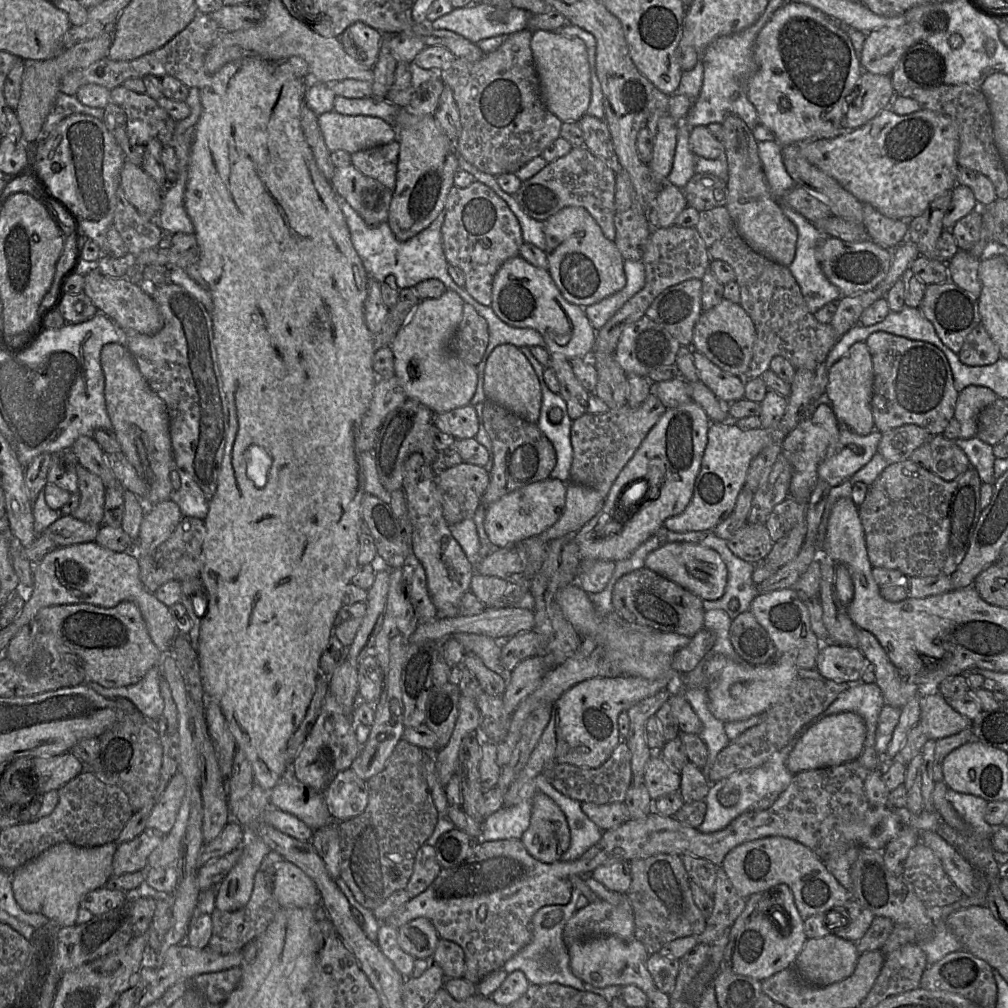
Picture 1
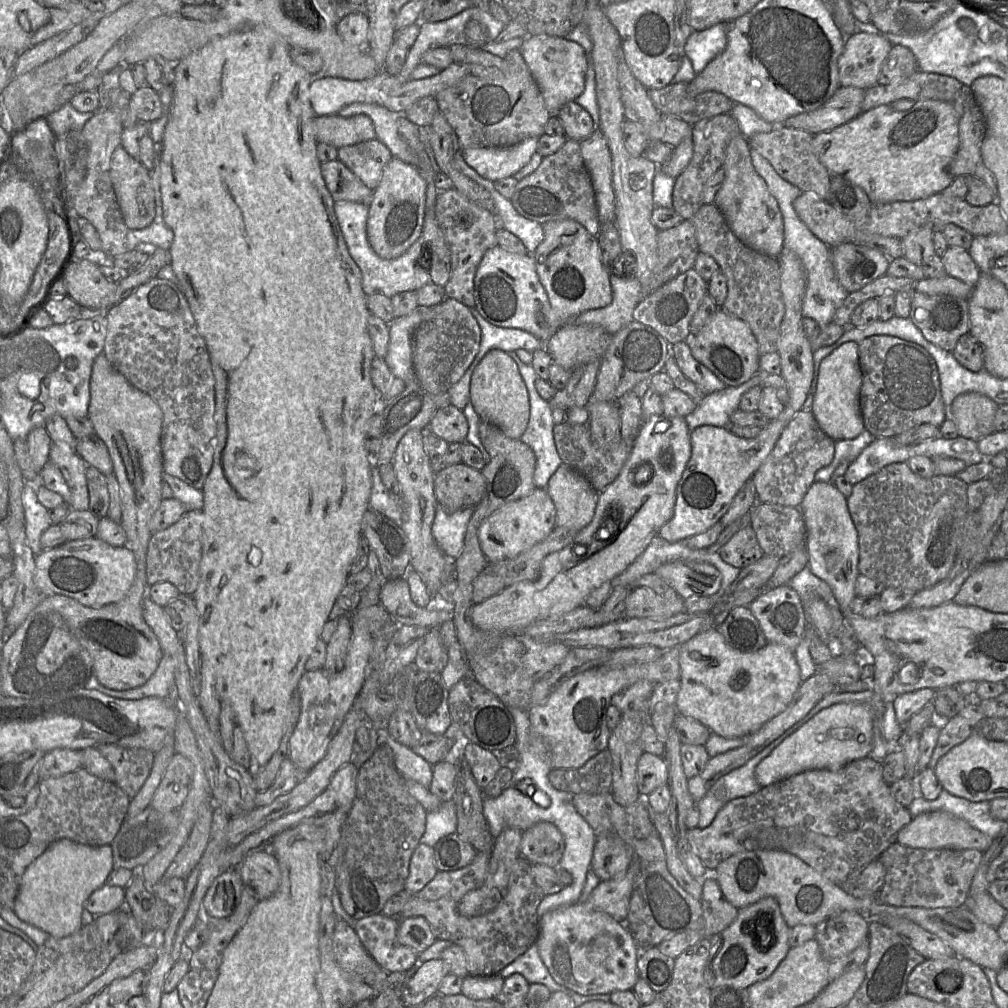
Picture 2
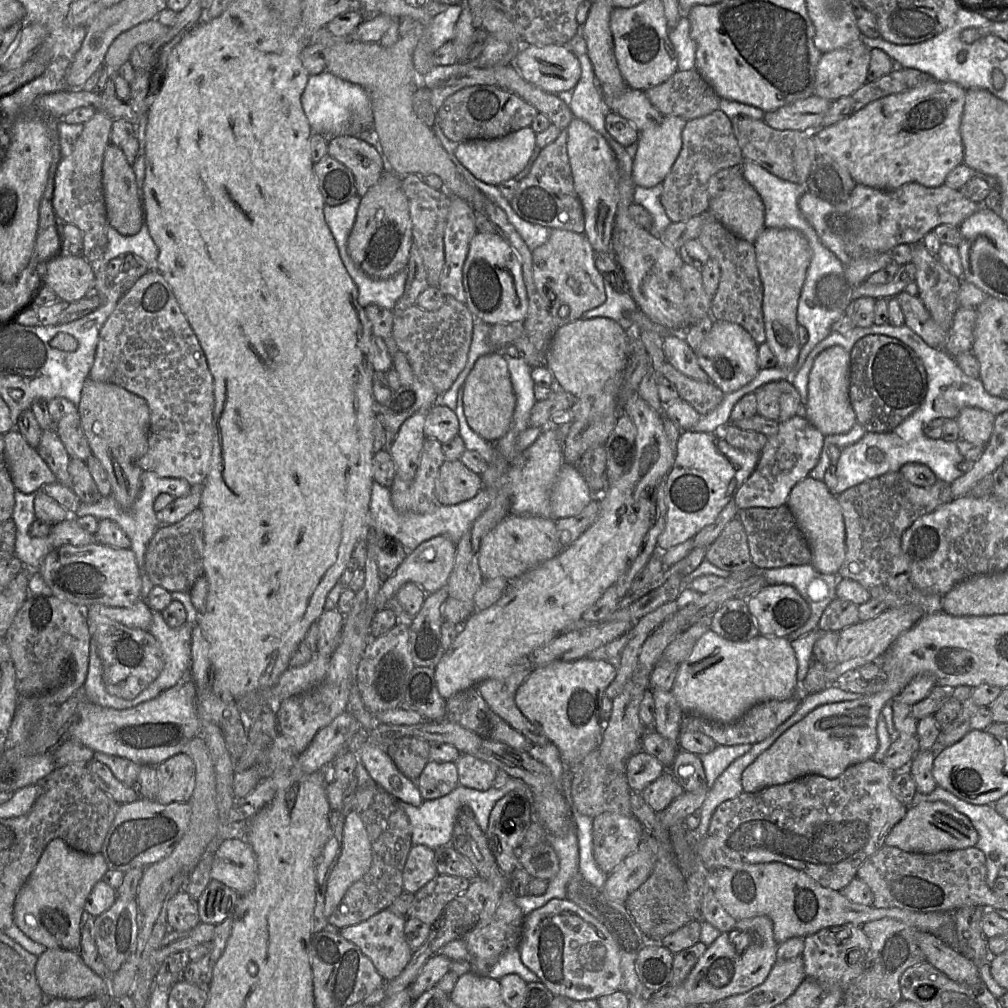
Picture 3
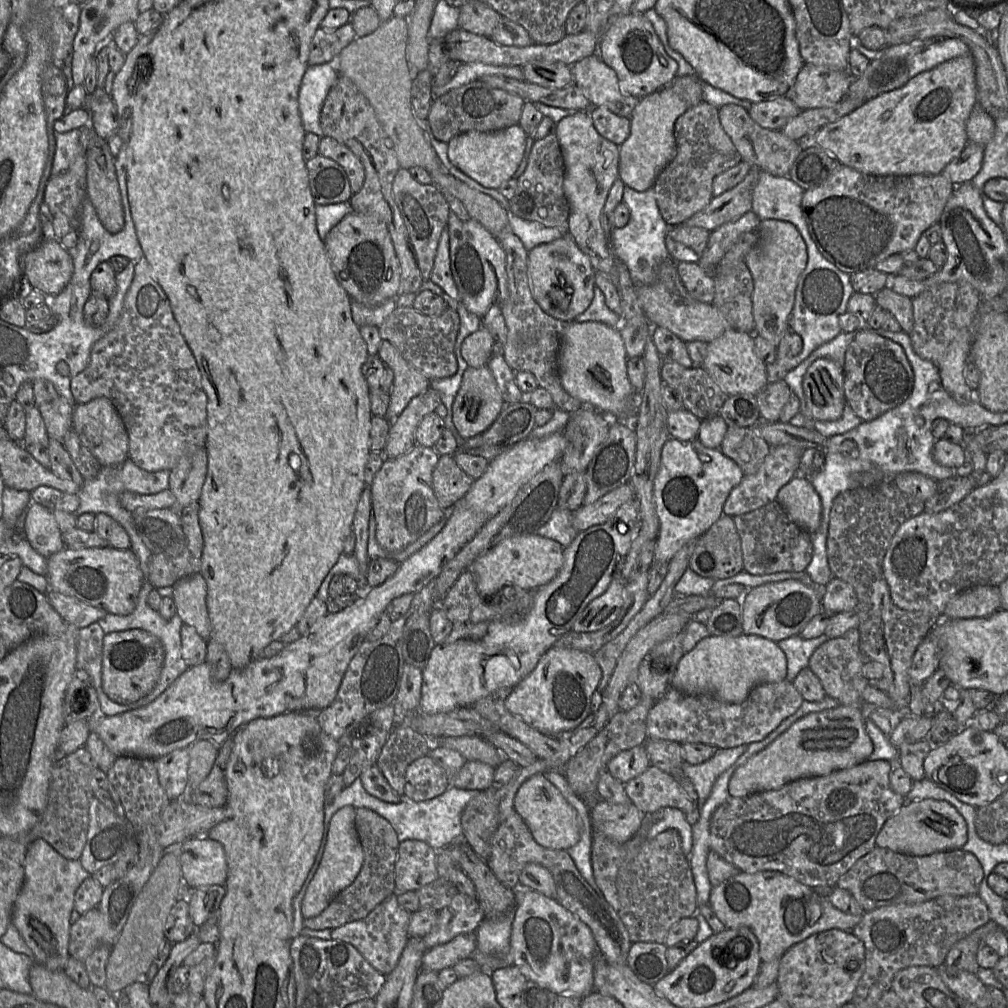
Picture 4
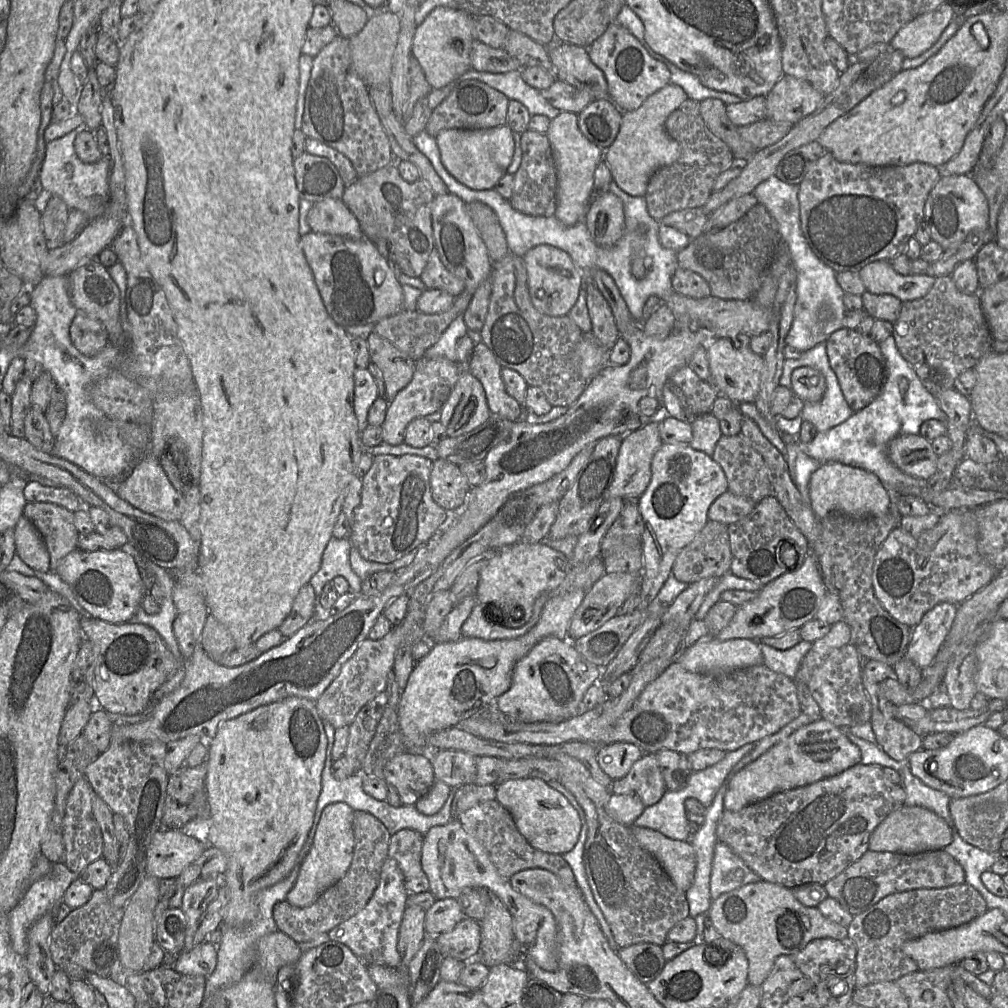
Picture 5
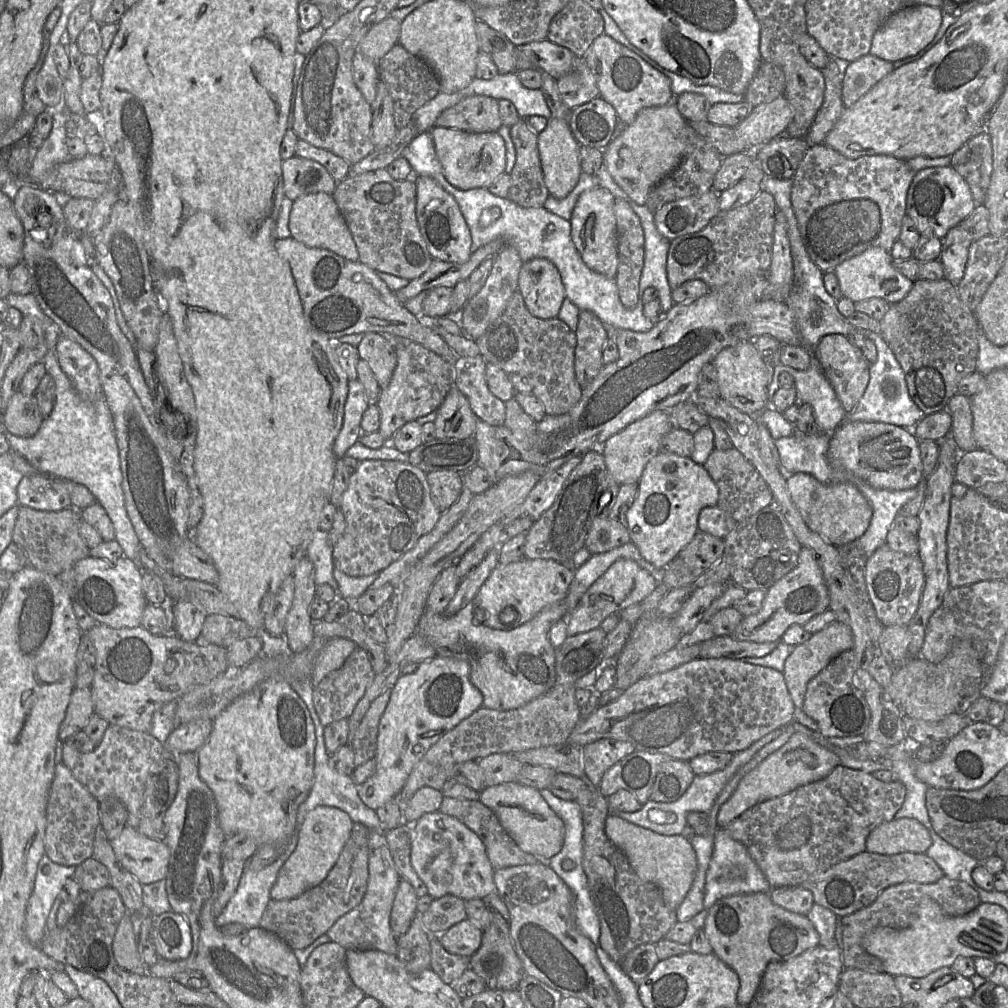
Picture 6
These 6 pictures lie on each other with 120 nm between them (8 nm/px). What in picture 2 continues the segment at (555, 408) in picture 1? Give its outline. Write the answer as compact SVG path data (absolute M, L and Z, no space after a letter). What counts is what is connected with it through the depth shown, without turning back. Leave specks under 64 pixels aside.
M508 352L509 355L516 362L519 372L526 384L529 400L530 400L530 418L528 426L522 436L519 438L523 443L530 446L536 457L536 465L534 470L534 484L536 488L546 488L549 479L563 463L561 460L554 441L553 428L556 425L554 417L554 409L550 405L549 401L544 400L536 390L536 380L539 378L535 370L531 365L522 362L515 352Z

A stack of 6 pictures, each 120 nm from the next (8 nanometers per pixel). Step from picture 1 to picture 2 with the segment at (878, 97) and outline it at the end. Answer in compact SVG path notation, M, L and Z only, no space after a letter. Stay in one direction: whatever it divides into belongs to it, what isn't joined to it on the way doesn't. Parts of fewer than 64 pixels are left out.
M840 87L821 107L788 118L782 126L800 129L810 134L835 129L859 116L866 89Z

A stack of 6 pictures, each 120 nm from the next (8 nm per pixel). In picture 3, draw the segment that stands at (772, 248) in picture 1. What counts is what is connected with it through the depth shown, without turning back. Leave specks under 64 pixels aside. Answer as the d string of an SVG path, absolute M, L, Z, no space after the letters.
M737 175L717 196L711 198L709 210L729 231L754 243L765 226L765 207L757 191L744 178Z

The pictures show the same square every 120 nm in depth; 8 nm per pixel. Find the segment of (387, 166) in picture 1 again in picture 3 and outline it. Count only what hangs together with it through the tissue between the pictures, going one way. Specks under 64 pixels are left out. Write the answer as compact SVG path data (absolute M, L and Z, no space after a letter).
M354 136L327 139L328 156L344 164L353 174L357 196L363 197L387 169L378 147Z

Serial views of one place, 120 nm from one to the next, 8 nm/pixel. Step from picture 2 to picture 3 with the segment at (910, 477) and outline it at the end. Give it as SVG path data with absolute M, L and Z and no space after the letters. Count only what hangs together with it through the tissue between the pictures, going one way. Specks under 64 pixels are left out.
M900 471L888 472L845 490L837 499L842 509L846 531L846 556L837 573L839 579L848 578L861 583L869 591L871 599L884 602L888 609L915 605L920 607L925 615L940 612L943 597L922 593L911 582L908 563L901 550L901 536L916 519L954 499L951 483L937 479L931 486L920 487L906 480Z

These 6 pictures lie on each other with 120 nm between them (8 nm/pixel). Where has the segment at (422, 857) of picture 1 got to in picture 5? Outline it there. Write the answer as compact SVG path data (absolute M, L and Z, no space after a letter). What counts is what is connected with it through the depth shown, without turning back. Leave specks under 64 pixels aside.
M401 829L391 835L389 857L397 862L407 892L429 890L429 880L421 866L423 835L412 829Z

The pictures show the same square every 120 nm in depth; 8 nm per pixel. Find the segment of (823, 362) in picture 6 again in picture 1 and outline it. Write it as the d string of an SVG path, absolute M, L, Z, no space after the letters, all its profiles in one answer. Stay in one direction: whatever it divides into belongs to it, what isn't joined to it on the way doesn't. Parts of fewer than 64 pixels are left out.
M884 331L872 333L865 343L873 362L874 386L871 407L875 429L883 434L903 425L914 424L927 429L931 436L943 434L954 417L959 395L946 355L931 343L911 340Z

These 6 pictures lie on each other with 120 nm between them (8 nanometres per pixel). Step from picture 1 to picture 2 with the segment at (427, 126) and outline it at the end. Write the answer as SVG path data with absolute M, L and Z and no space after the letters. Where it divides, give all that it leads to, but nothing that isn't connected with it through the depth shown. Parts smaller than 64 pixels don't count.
M392 158L384 167L378 186L368 205L367 238L375 253L383 259L402 255L421 235L428 179L412 164Z

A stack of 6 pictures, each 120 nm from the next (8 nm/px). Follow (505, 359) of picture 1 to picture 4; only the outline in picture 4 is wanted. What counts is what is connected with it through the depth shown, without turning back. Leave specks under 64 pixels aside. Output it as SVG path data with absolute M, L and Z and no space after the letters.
M487 366L468 367L452 405L452 421L459 437L472 438L487 430L499 416L504 400L496 380Z

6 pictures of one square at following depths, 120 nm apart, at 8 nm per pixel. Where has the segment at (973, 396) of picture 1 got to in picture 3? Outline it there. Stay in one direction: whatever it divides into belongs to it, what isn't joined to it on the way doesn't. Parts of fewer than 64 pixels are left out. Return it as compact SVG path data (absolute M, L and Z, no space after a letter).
M977 407L961 409L955 419L959 426L960 439L974 444L987 445L995 419L995 415Z

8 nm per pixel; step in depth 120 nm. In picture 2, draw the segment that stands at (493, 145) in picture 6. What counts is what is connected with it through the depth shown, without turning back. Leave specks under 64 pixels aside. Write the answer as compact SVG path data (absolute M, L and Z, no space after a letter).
M527 138L509 147L481 147L462 150L465 162L492 182L512 177L527 165L536 152L538 138Z

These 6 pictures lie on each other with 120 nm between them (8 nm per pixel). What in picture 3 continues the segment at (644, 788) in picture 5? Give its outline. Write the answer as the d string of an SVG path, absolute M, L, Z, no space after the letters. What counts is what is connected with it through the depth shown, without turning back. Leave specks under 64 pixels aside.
M665 771L640 794L655 812L660 813L683 793L683 788L672 773Z

